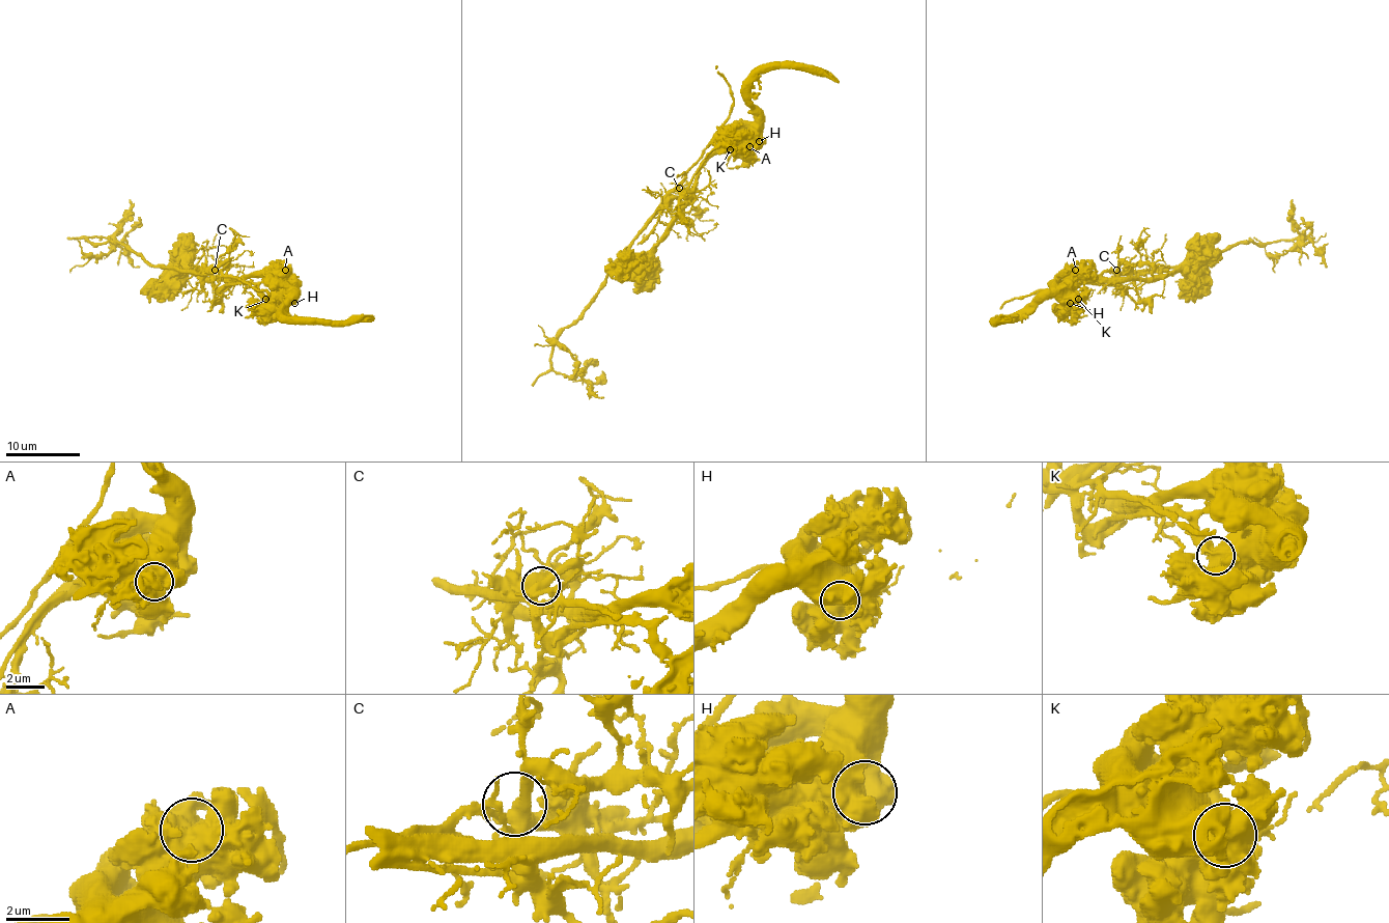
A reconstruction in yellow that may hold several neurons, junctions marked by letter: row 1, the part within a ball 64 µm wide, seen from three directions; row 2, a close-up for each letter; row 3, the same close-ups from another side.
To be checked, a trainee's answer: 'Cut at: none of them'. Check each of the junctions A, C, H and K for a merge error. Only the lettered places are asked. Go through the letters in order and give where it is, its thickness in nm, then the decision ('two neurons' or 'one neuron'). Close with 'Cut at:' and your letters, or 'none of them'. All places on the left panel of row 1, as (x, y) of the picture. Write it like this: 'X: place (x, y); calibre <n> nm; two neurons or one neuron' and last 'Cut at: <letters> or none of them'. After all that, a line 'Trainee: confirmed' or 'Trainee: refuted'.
A: place (285, 270); calibre 950 nm; one neuron
C: place (215, 270); calibre 400 nm; one neuron
H: place (294, 303); calibre 650 nm; one neuron
K: place (265, 299); calibre 480 nm; two neurons
Cut at: K
Trainee: refuted

